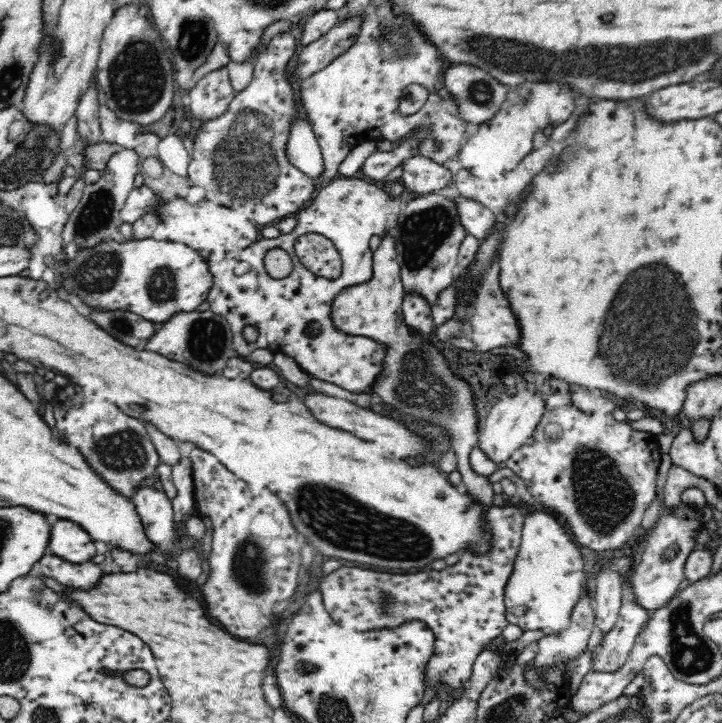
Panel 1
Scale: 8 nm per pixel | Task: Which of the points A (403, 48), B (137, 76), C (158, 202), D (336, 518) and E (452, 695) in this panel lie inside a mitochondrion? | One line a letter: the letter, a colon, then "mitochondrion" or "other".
A: mitochondrion
B: mitochondrion
C: other
D: mitochondrion
E: other

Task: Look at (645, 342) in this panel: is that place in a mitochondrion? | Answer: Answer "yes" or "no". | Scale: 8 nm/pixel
yes

